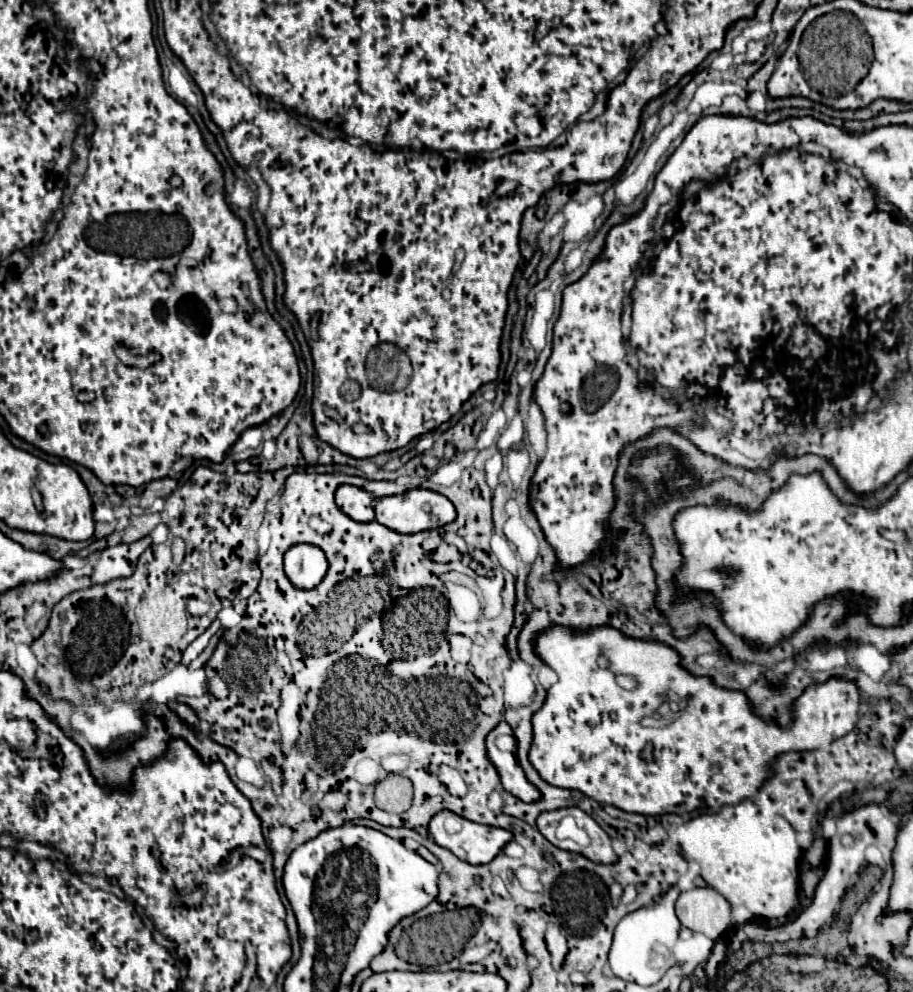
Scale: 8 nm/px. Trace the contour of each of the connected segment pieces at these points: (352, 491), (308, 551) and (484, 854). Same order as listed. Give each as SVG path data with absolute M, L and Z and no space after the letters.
M340 485L336 491L336 505L354 521L368 523L374 519L374 499L368 491L354 485Z
M300 543L286 551L284 571L286 577L294 583L294 587L312 589L324 579L328 571L328 559L320 547Z
M446 809L432 817L428 829L430 829L430 835L432 835L434 843L438 843L440 847L446 847L456 857L460 857L462 861L466 861L470 865L490 863L502 851L502 847L512 839L512 833L506 831L506 829L490 827L490 825L480 825L480 823L468 821L468 819L452 813L452 811L446 811Z

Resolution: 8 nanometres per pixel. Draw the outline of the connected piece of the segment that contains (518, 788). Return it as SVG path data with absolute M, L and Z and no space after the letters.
M500 721L486 737L486 749L488 749L488 759L492 761L492 765L496 767L502 787L512 793L514 797L522 799L522 801L534 801L538 799L538 789L534 785L528 783L528 779L524 777L524 771L520 767L520 763L516 761L516 741L514 741L514 751L502 751L496 745L496 739L500 735L512 735L512 729L508 723Z

